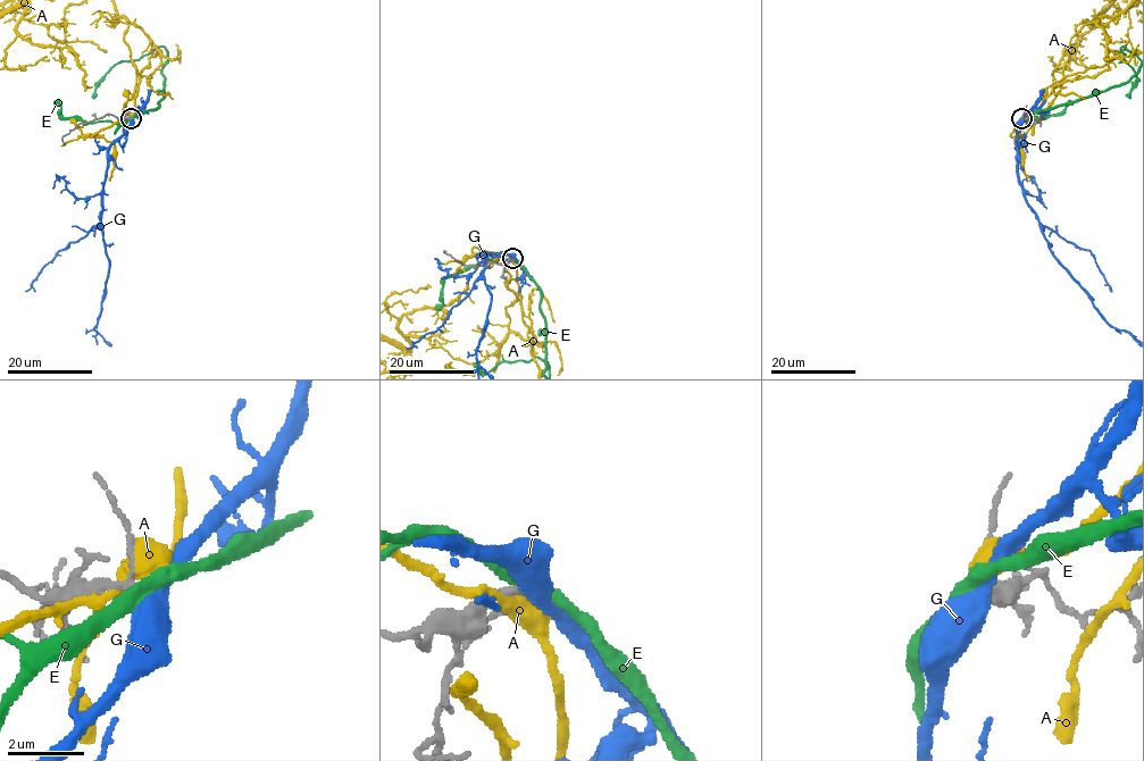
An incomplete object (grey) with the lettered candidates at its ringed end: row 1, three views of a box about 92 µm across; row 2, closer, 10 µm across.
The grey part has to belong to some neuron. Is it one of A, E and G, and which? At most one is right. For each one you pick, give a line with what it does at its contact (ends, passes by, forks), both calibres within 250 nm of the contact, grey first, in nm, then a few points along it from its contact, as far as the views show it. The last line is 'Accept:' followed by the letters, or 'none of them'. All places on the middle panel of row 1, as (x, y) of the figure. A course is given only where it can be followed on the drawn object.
G: It passes by. Thickness 170 nm (grey) against 480 nm
Accept: G

